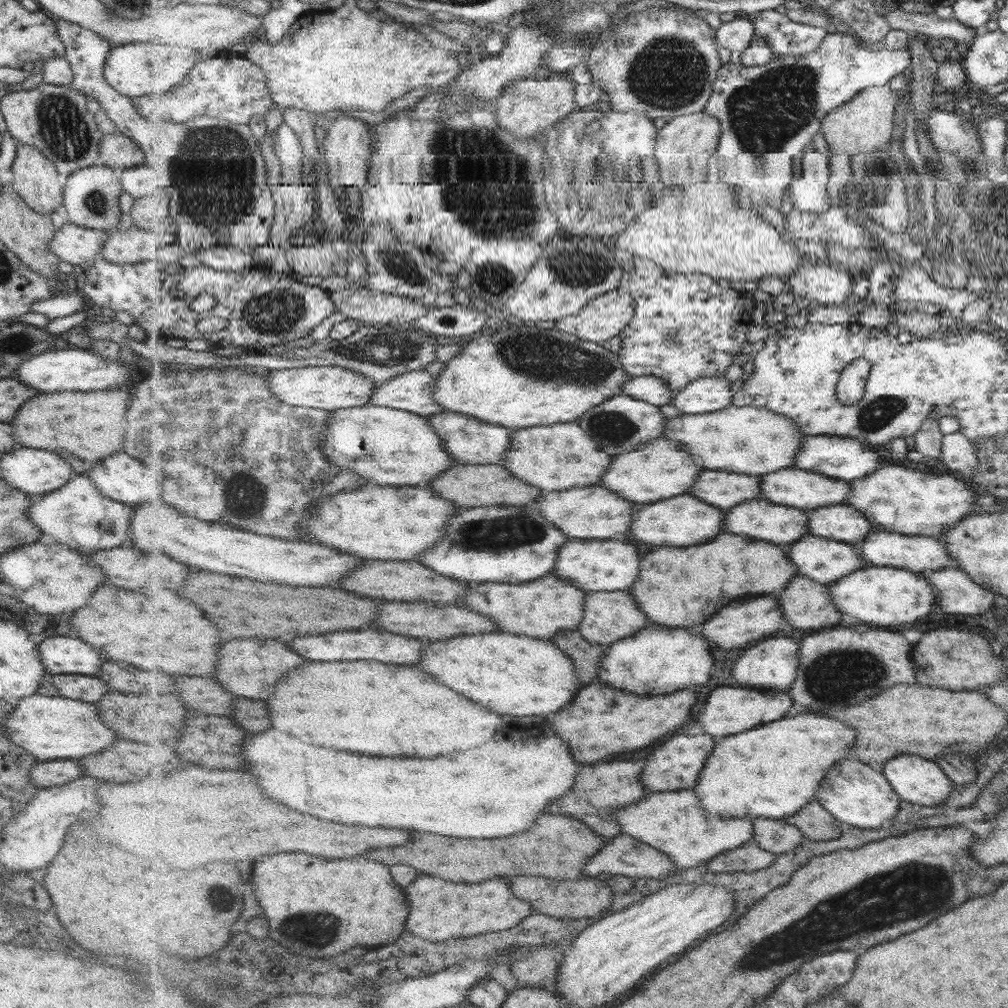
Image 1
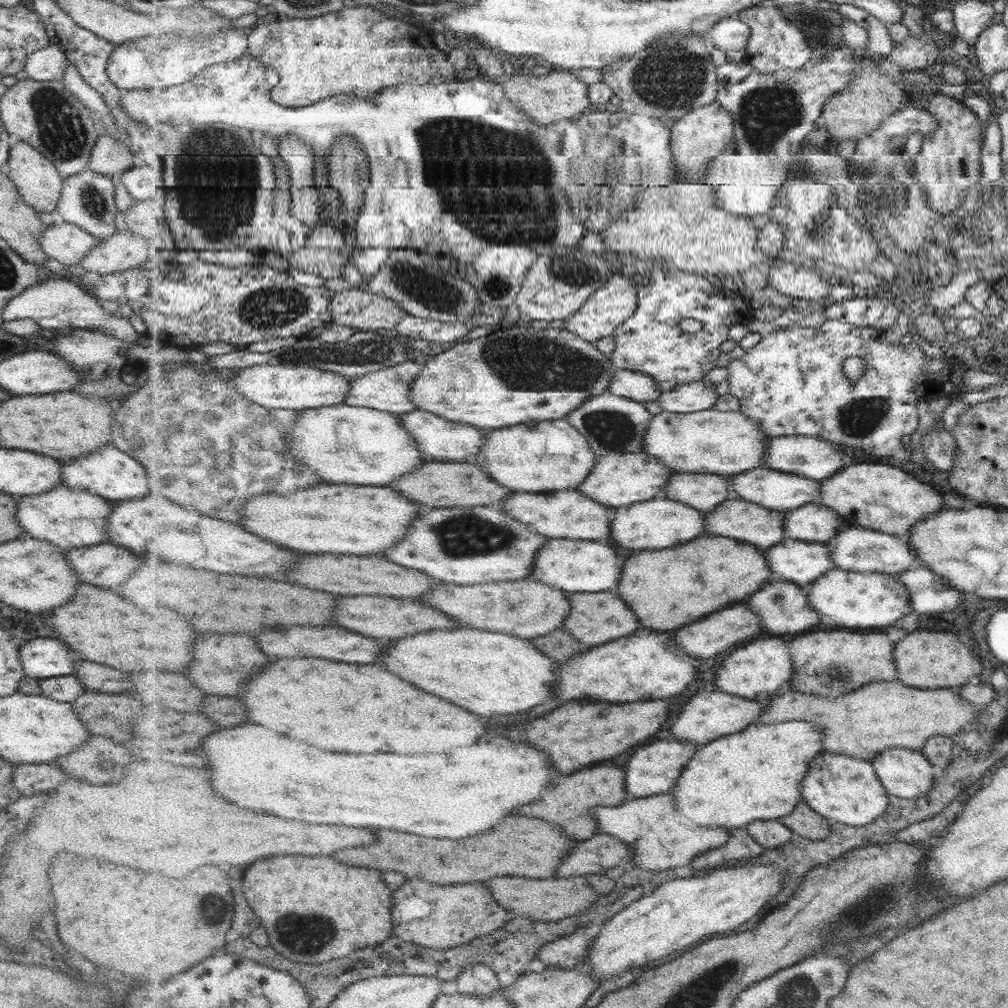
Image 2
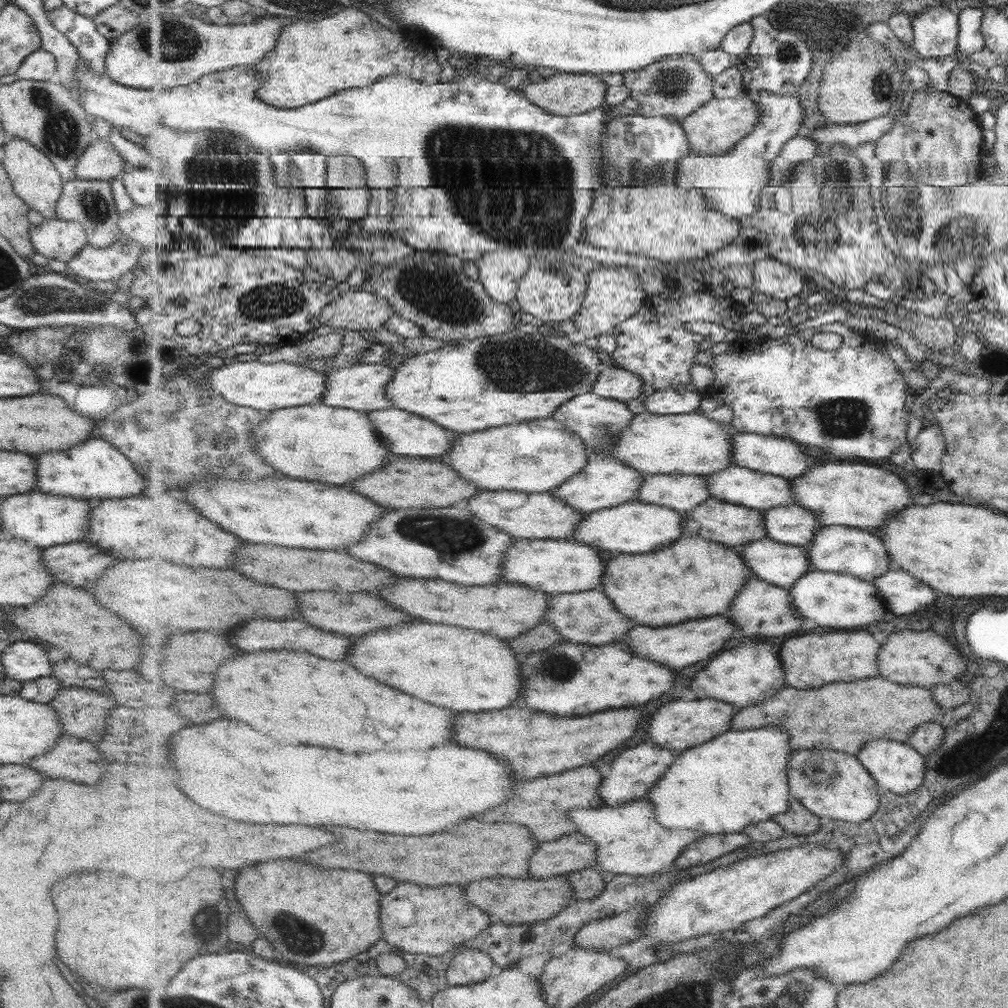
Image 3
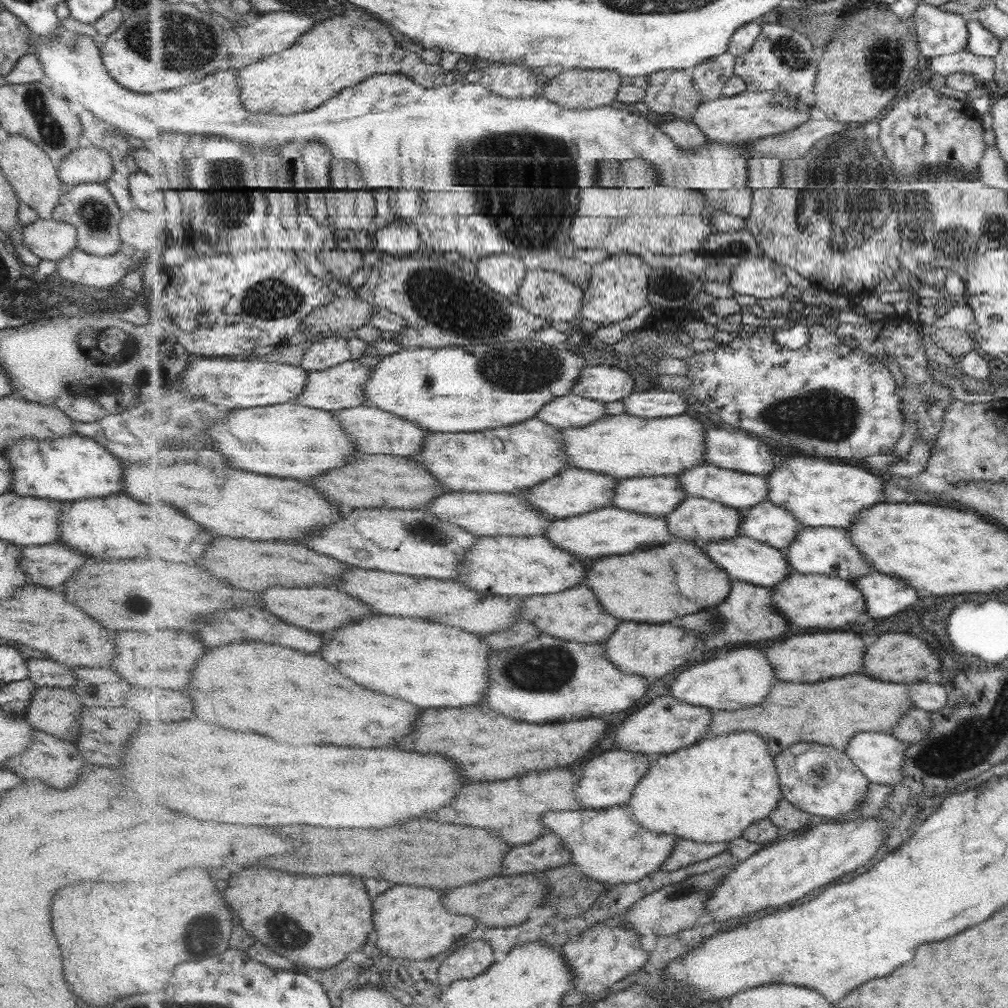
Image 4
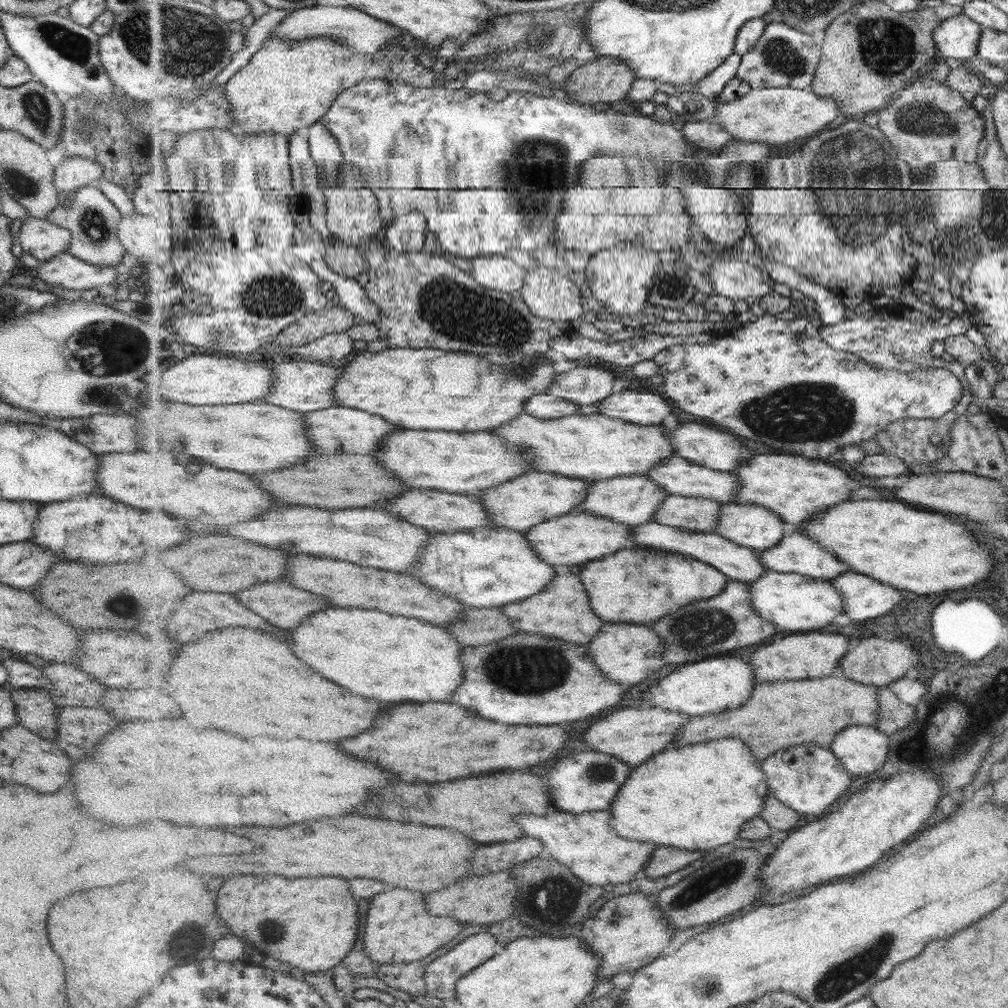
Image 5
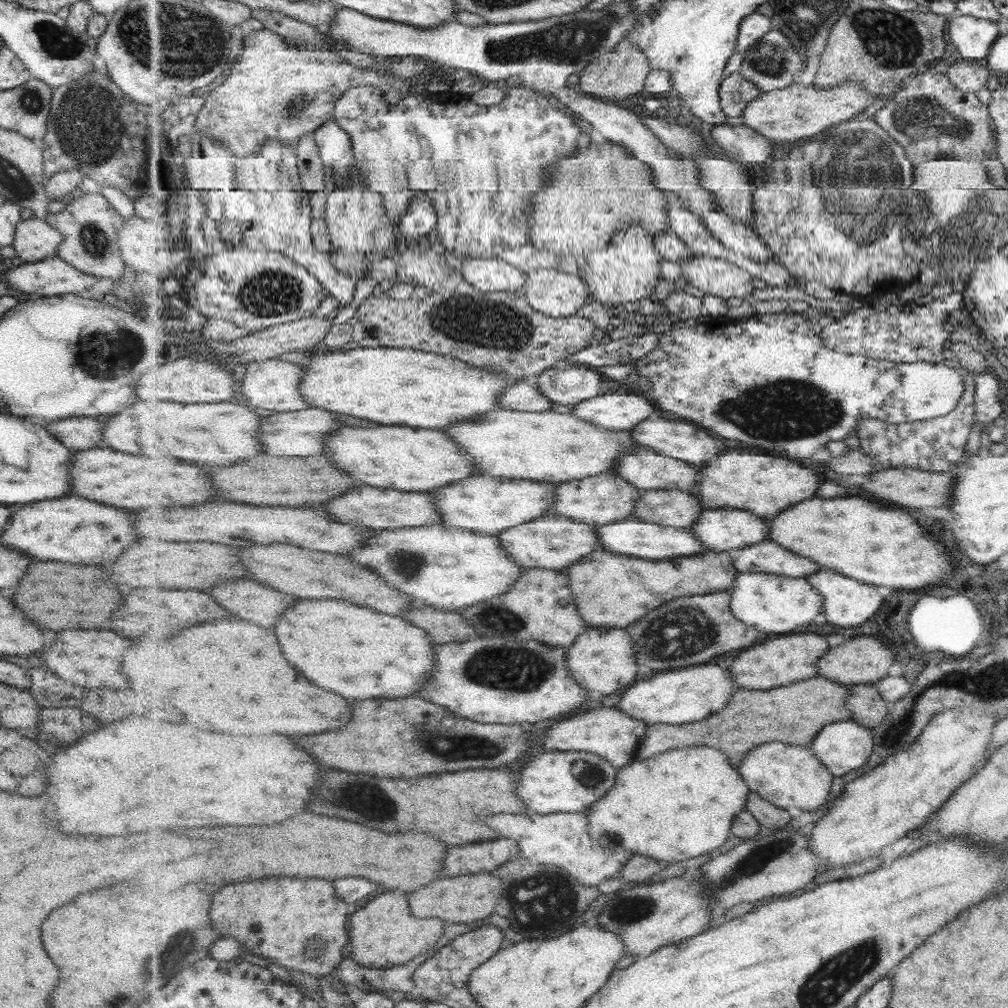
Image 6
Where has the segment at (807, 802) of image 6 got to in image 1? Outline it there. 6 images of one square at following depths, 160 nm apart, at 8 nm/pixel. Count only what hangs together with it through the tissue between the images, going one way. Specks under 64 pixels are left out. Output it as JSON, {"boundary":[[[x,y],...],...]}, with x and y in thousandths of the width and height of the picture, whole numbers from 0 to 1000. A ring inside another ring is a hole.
{"boundary":[[[848,750],[831,756],[821,766],[821,770],[815,776],[811,790],[811,794],[822,806],[826,807],[832,815],[844,817],[848,823],[872,823],[876,815],[888,814],[892,802],[894,802],[894,792],[892,792],[877,766],[871,765],[869,761],[862,760],[862,757],[852,755]]]}

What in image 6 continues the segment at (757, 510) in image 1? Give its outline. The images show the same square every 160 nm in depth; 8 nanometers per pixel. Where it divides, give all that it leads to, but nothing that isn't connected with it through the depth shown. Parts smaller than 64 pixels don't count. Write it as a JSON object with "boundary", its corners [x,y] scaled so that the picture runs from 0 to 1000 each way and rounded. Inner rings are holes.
{"boundary":[[[674,485],[635,486],[635,498],[628,514],[658,522],[686,525],[699,502],[686,488]]]}

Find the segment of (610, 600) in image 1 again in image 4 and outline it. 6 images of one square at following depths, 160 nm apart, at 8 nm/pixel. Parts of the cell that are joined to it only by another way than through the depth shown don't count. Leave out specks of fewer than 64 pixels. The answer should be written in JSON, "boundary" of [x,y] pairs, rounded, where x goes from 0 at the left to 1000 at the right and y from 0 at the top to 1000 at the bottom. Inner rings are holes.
{"boundary":[[[582,578],[557,588],[532,590],[520,594],[519,611],[525,614],[537,627],[564,636],[598,639],[608,631],[616,617],[606,611]]]}

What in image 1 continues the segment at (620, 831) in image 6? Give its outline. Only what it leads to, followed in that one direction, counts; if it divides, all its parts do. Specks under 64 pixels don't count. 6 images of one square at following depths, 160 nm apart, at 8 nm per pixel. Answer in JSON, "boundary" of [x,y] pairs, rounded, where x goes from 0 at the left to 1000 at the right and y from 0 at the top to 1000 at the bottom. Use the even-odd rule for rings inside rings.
{"boundary":[[[791,708],[781,710],[752,721],[738,724],[723,731],[710,731],[710,739],[706,750],[694,767],[689,785],[698,798],[700,805],[705,808],[715,808],[715,812],[765,812],[767,813],[779,813],[811,794],[812,784],[821,770],[821,766],[835,754],[845,750],[845,738],[849,738],[850,725],[839,716],[826,714],[814,708]]]}

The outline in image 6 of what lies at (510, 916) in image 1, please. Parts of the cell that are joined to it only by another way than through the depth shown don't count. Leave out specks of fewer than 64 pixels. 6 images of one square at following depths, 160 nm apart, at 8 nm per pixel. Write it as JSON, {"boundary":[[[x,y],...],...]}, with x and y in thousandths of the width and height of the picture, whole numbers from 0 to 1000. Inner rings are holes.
{"boundary":[[[396,885],[378,887],[372,893],[368,893],[368,897],[354,903],[346,915],[347,935],[350,940],[348,950],[358,958],[371,961],[390,960],[397,956],[406,955],[420,944],[430,942],[434,935],[442,926],[441,915],[441,913],[436,913],[436,911],[414,911],[414,909],[410,909],[408,901],[406,901],[406,895],[404,895],[404,887],[396,887]]]}

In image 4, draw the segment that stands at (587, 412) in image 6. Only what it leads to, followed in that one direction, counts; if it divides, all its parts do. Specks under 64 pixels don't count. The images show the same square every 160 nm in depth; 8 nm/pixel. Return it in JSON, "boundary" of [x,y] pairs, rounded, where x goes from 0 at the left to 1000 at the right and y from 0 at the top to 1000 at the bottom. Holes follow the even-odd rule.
{"boundary":[[[643,387],[625,391],[616,399],[620,410],[636,415],[660,415],[680,411],[685,396],[674,387]]]}

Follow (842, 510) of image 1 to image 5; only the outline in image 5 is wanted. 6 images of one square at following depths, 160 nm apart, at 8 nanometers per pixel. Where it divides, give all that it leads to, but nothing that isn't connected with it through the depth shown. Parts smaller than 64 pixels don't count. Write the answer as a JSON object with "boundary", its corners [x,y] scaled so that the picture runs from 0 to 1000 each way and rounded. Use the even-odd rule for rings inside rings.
{"boundary":[[[717,499],[709,528],[735,542],[757,547],[776,537],[778,516],[761,503]]]}

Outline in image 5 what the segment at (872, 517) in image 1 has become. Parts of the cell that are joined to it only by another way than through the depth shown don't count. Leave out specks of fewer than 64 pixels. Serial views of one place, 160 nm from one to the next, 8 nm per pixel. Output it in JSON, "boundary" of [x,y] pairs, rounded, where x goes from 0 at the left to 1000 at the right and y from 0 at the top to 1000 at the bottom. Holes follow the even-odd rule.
{"boundary":[[[753,450],[745,454],[741,454],[740,458],[735,464],[727,466],[727,472],[731,472],[731,476],[734,476],[734,490],[730,496],[731,500],[746,500],[761,503],[769,510],[772,510],[778,518],[783,520],[791,520],[793,524],[798,522],[800,518],[806,516],[823,502],[830,502],[835,498],[844,496],[844,485],[849,482],[842,474],[842,470],[826,459],[822,459],[822,456],[816,456],[812,454],[797,454],[797,452],[789,450]]]}

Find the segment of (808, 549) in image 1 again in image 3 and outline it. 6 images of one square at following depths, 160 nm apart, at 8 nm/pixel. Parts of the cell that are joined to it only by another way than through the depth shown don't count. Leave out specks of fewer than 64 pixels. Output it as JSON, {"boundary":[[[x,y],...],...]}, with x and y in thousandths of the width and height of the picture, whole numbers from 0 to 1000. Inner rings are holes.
{"boundary":[[[763,533],[739,540],[734,549],[749,571],[781,585],[807,563],[801,544]]]}

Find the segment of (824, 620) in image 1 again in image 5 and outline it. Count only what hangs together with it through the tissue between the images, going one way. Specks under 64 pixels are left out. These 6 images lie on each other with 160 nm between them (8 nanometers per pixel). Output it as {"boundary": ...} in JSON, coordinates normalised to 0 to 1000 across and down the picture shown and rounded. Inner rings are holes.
{"boundary":[[[724,575],[713,591],[692,595],[689,599],[678,601],[670,609],[662,609],[648,621],[648,625],[652,625],[660,641],[664,641],[664,645],[659,647],[661,658],[680,659],[695,657],[721,645],[753,640],[753,637],[765,633],[772,623],[767,617],[751,609],[750,603],[746,600],[746,585],[743,579]]]}

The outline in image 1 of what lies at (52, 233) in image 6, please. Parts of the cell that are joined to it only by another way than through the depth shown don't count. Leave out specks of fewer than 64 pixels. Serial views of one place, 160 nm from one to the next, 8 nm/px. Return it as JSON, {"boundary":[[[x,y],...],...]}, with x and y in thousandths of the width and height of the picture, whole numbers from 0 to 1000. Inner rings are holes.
{"boundary":[[[64,220],[55,229],[49,246],[60,258],[68,262],[84,262],[86,258],[98,254],[106,235],[106,229],[85,227]]]}

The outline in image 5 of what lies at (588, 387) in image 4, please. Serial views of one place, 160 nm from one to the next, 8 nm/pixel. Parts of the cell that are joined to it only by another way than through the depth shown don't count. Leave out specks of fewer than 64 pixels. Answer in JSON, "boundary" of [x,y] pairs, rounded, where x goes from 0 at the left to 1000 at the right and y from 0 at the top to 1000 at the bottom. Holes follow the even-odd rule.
{"boundary":[[[598,362],[592,365],[576,363],[559,371],[551,372],[545,391],[572,402],[590,402],[600,398],[608,391],[610,373],[598,367]]]}

